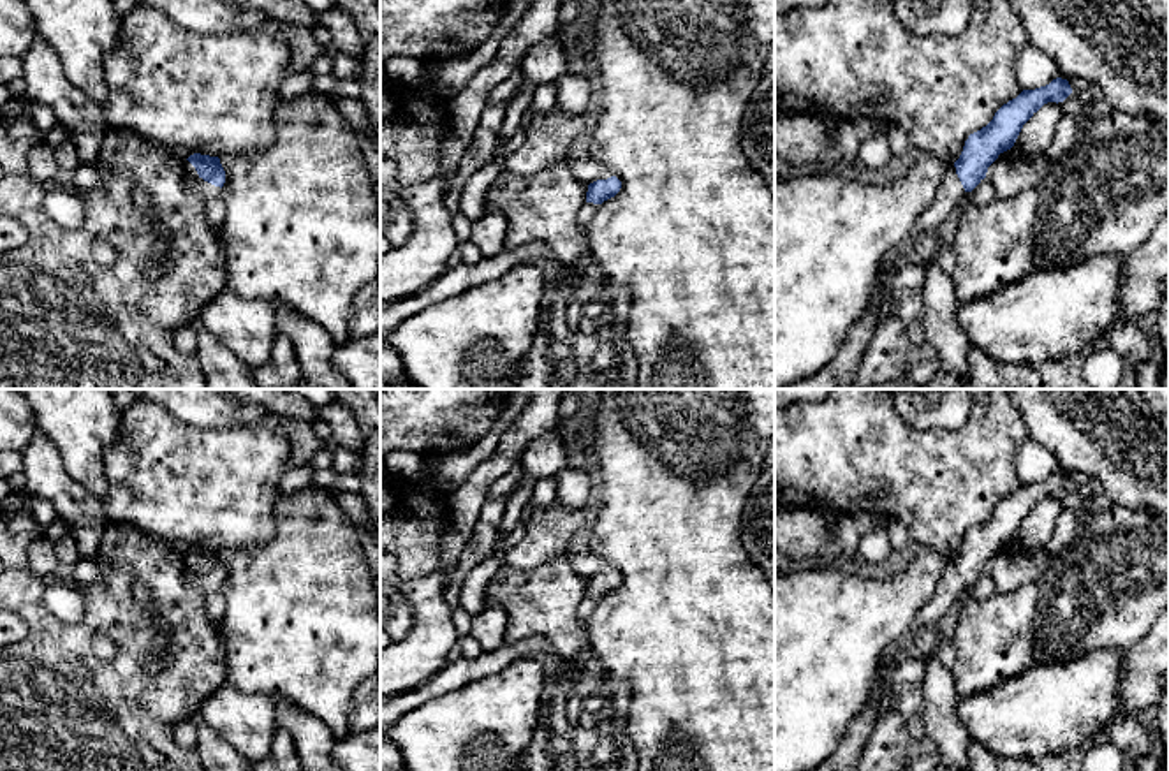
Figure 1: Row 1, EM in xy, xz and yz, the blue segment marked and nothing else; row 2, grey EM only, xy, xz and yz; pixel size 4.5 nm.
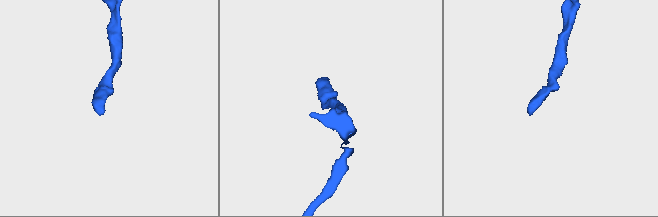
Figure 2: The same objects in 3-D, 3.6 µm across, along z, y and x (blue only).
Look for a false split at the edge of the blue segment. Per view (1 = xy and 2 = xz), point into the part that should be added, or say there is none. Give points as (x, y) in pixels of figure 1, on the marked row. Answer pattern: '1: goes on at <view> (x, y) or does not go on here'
1: goes on at xy (203, 189)
2: goes on at xz (585, 169)

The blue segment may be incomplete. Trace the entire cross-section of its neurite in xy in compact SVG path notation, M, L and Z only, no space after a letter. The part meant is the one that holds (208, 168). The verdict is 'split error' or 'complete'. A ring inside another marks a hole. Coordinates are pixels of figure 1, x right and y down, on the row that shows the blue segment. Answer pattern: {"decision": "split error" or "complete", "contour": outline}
{"decision": "split error", "contour": "M194 153L185 164L185 185L194 190L204 202L222 195L225 171L218 157Z"}

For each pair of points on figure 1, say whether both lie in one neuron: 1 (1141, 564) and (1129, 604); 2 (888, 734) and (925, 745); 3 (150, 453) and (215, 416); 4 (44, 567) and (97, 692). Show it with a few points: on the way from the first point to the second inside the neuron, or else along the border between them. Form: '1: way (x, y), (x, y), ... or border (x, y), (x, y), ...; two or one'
1: way (1131, 574), (1129, 594); one
2: way (896, 743), (916, 745); one
3: border (162, 407), (201, 426), (231, 428), (242, 425); two
4: border (39, 537), (29, 546), (27, 565), (50, 580); two

